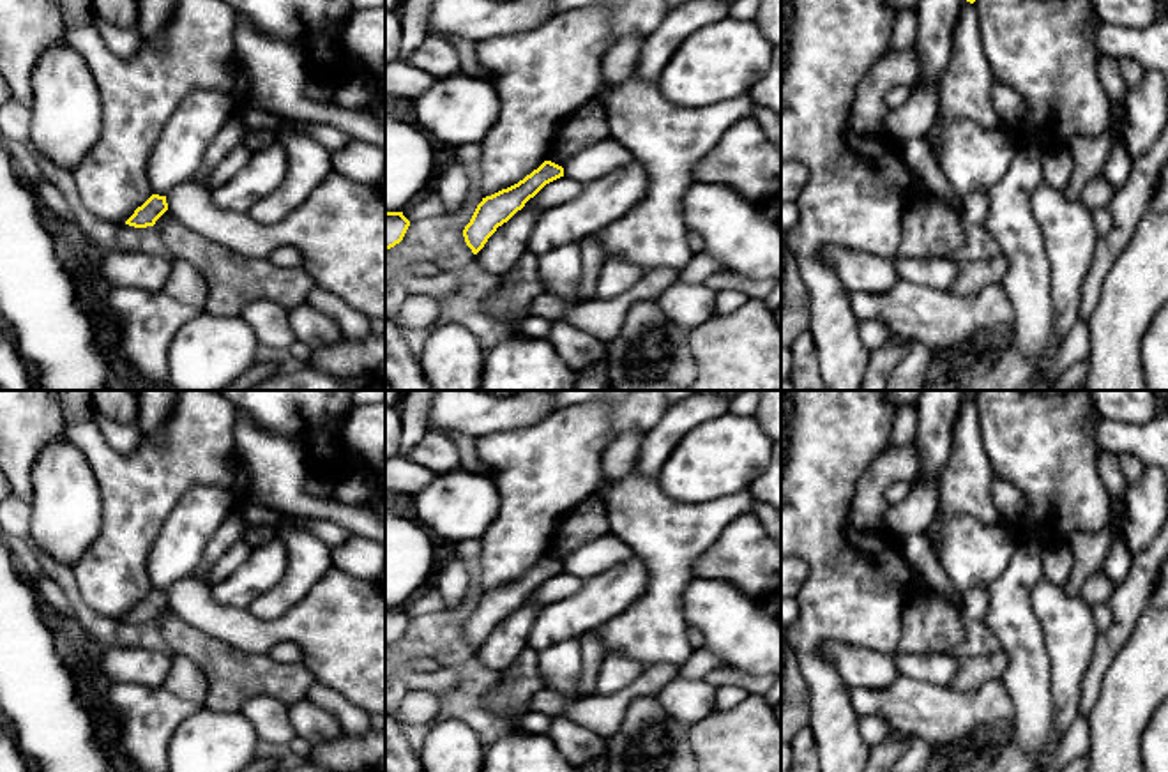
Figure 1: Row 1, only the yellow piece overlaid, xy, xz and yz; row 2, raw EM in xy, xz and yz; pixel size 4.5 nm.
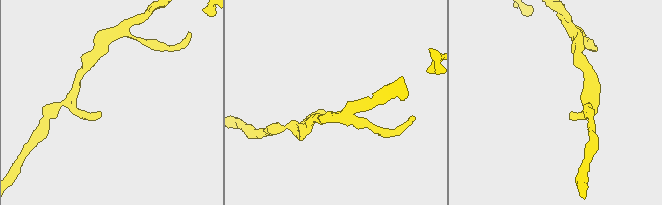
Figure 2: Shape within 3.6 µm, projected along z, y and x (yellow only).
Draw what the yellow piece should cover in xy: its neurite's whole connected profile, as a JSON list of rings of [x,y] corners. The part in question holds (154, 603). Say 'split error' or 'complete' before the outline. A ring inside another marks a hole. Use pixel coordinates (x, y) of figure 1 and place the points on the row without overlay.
complete | [[[152,590],[134,609],[125,617],[125,620],[134,624],[154,622],[155,617],[168,606],[166,592]]]

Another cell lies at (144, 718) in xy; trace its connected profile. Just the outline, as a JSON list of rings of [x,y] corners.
[[[108,684],[102,701],[120,751],[138,772],[170,772],[170,742],[178,724],[200,707],[164,687]]]

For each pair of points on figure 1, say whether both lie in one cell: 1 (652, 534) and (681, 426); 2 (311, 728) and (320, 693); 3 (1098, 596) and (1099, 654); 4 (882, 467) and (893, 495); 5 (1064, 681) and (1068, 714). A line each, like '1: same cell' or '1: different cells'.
1: different cells
2: different cells
3: different cells
4: different cells
5: same cell

